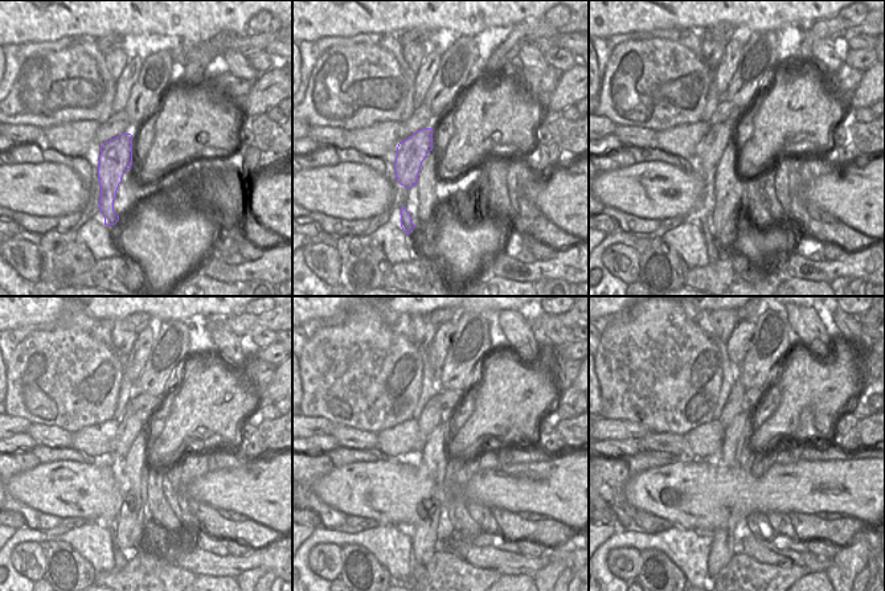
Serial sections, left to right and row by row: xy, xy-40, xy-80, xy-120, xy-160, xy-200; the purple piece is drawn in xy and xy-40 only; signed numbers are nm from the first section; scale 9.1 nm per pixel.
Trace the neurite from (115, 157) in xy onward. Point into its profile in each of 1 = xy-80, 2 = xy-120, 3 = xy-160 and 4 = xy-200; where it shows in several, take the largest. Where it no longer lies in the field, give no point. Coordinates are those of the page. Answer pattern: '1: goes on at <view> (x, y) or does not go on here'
1: goes on at xy-80 (709, 150)
2: goes on at xy-120 (130, 426)
3: goes on at xy-160 (433, 414)
4: goes on at xy-200 (732, 407)

